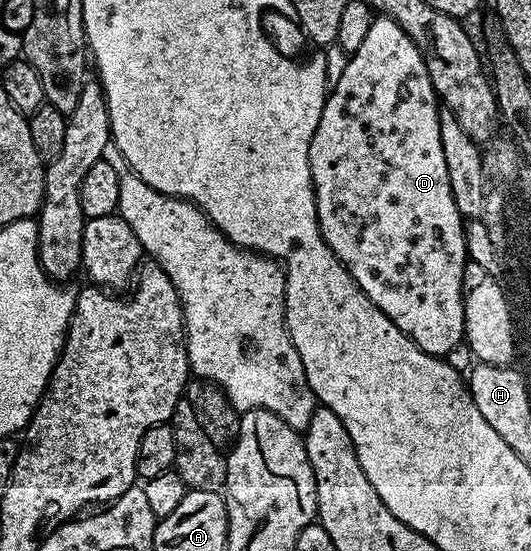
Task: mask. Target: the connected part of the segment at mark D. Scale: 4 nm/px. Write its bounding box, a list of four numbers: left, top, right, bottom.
[309,16,467,356]

